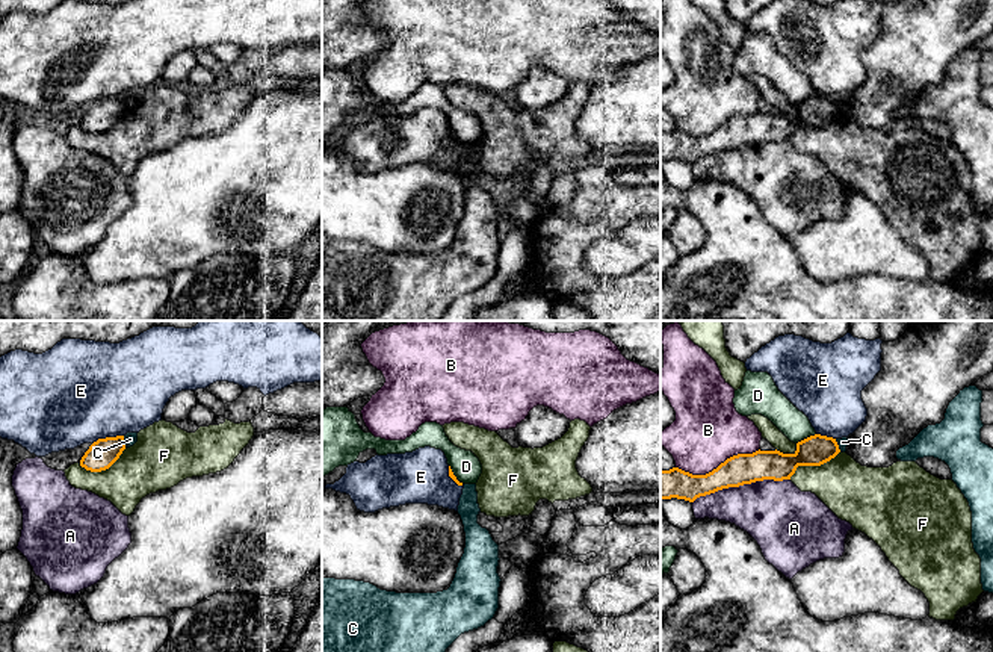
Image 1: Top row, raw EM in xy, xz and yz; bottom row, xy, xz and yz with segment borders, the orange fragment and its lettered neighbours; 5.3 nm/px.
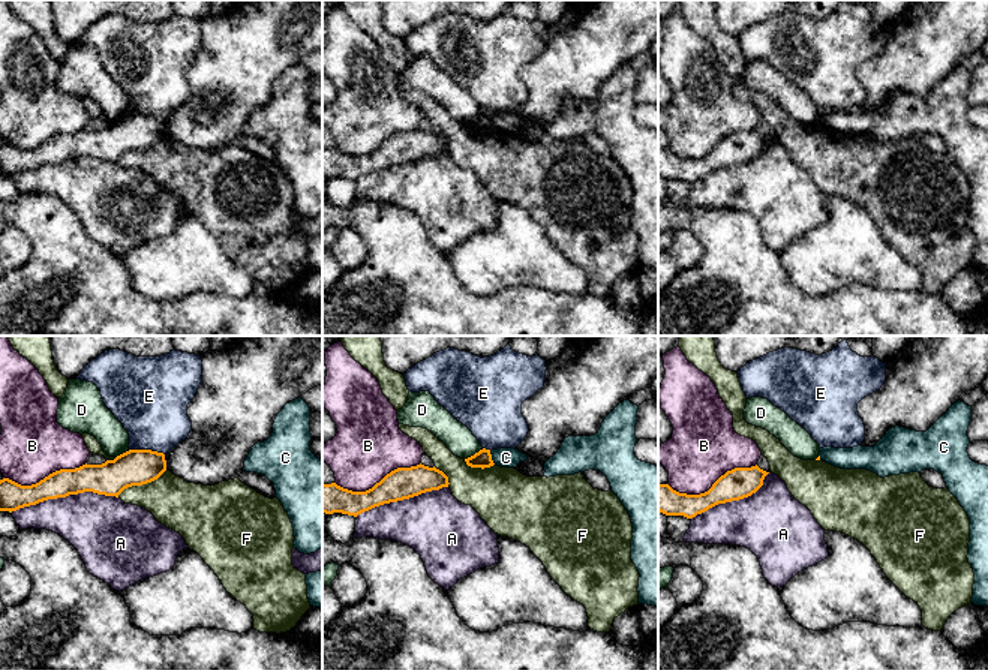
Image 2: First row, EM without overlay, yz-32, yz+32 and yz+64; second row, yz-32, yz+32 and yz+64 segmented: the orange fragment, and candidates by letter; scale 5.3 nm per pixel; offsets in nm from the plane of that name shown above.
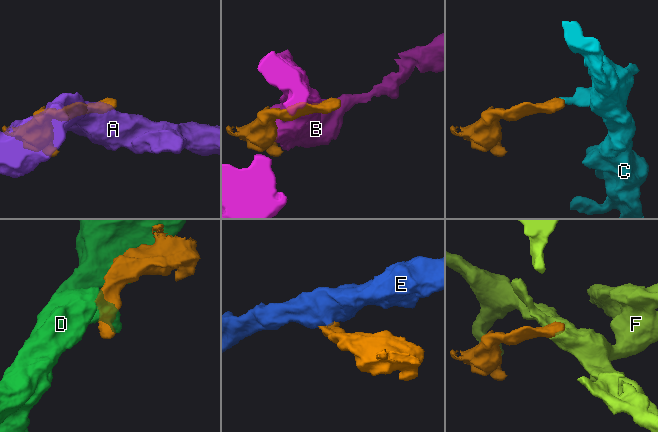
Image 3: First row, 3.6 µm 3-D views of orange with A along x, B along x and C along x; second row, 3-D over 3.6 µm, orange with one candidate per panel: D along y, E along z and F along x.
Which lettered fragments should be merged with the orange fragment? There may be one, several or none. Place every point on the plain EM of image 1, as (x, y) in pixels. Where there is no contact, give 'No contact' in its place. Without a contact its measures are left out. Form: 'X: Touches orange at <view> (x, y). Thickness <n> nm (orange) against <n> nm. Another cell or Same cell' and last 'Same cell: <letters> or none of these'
A: Touches orange at yz (741, 145). Thickness 160 nm (orange) against 360 nm. Another cell
B: Touches orange at yz (718, 127). Thickness 160 nm (orange) against 360 nm. Another cell
C: Touches orange at xy (124, 103). Thickness 160 nm (orange) against 70 nm. Another cell
D: Touches orange at yz (807, 99). Thickness 160 nm (orange) against 160 nm. Another cell
E: Touches orange at xy (108, 99). Thickness 160 nm (orange) against 500 nm. Another cell
F: Touches orange at yz (812, 126). Thickness 160 nm (orange) against 300 nm. Another cell
Same cell: none of these

